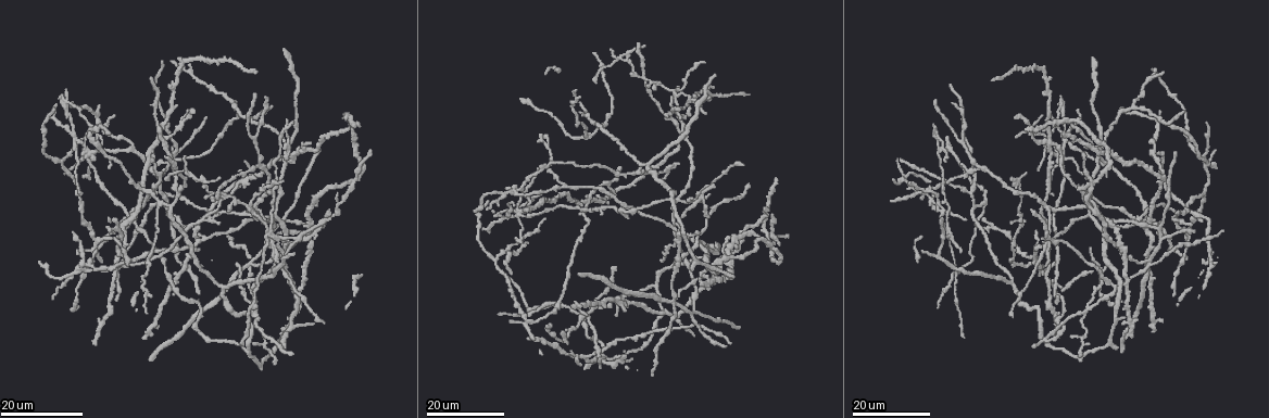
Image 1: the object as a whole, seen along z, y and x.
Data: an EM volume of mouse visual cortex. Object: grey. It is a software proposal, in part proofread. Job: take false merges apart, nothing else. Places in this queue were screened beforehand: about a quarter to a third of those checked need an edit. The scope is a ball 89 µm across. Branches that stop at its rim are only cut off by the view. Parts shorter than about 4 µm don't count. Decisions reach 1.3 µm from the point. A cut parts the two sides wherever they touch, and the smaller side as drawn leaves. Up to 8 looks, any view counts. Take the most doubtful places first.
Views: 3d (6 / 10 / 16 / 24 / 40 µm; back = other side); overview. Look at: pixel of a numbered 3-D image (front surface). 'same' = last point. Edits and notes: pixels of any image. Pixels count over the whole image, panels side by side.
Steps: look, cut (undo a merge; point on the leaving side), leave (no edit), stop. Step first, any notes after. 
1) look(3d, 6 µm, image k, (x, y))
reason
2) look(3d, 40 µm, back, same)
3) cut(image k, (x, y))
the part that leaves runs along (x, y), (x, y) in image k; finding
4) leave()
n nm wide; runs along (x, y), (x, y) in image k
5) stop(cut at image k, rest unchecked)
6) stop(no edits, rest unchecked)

look(3d, 24 µm, image 1, (272, 240))
looks like a crossing

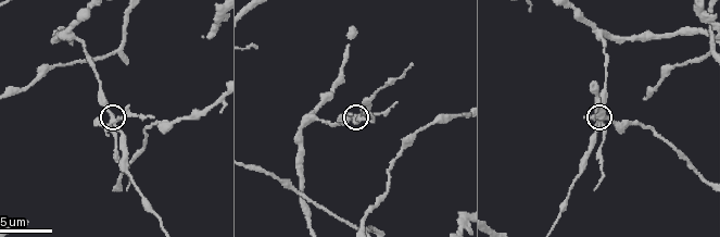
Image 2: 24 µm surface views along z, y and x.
look(3d, 6 µm, same)
zoom in

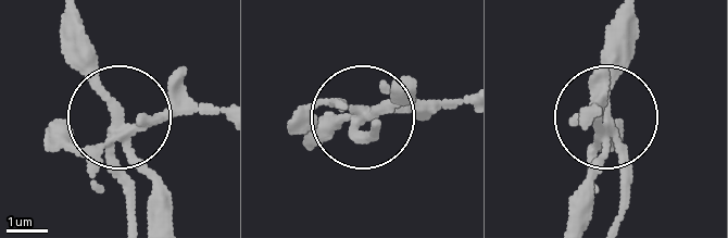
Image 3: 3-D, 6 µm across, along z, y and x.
cut(image 3, (61, 135))
220 nm wide; the part that leaves runs along (124, 133), (214, 111) in image 3; two neurons meet here

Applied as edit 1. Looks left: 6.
look(3d, 24 µm, image 1, (1084, 313))
two arms in line, one across

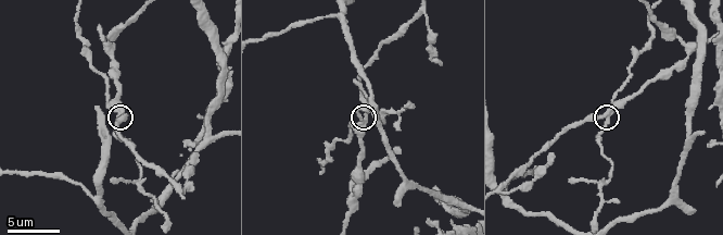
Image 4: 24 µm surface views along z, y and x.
look(3d, 6 µm, image 4, (608, 117))

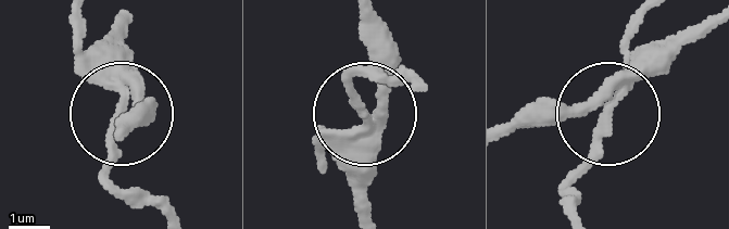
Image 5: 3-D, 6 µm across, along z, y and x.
cut(image 5, (595, 130))
the part that leaves runs along (95, 72), (77, 13) in image 5; two neurons meet here

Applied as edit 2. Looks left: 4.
look(overview)

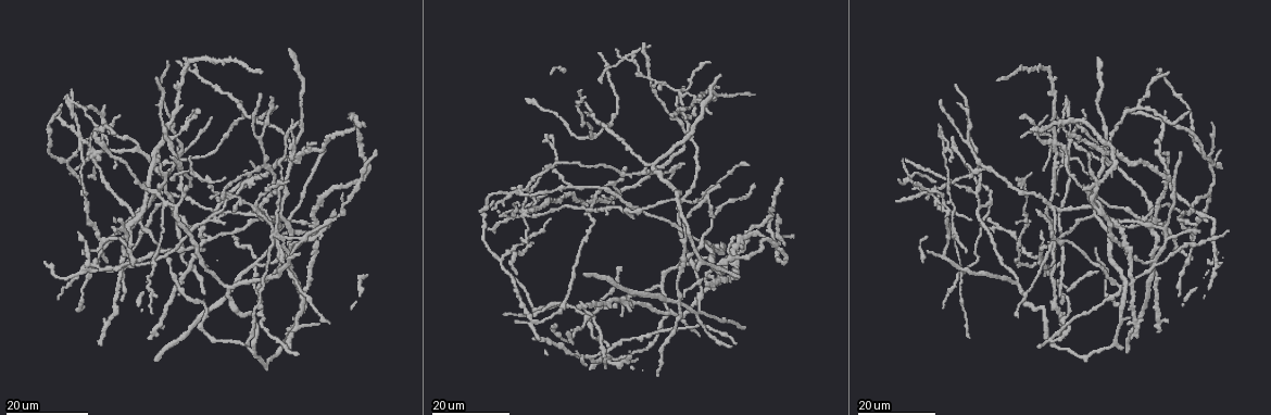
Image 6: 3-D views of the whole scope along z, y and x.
look(3d, 16 µm, image 6, (80, 134))
branch point

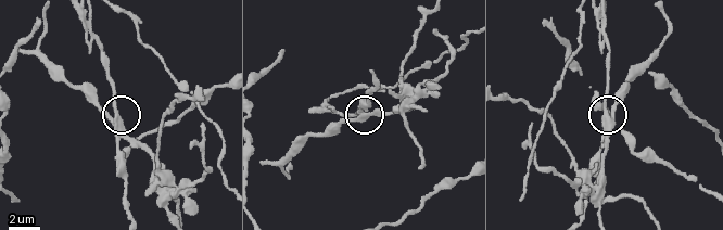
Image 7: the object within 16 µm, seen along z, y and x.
look(3d, 10 µm, image 7, (111, 117))

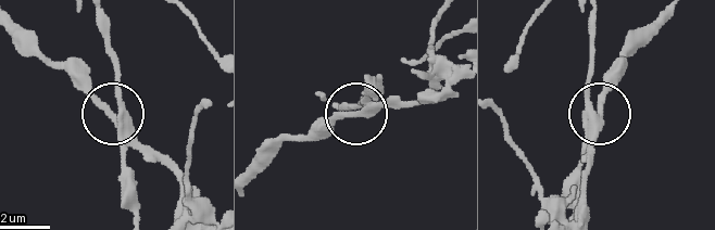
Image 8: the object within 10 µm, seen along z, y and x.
cut(image 8, (117, 89))
3 arms; the part that leaves runs along (120, 123), (120, 75), (105, 13) in image 8; two neurons meet here

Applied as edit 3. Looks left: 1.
stop(cut at image 3, cut at image 5, cut at image 8, rest unchecked)

